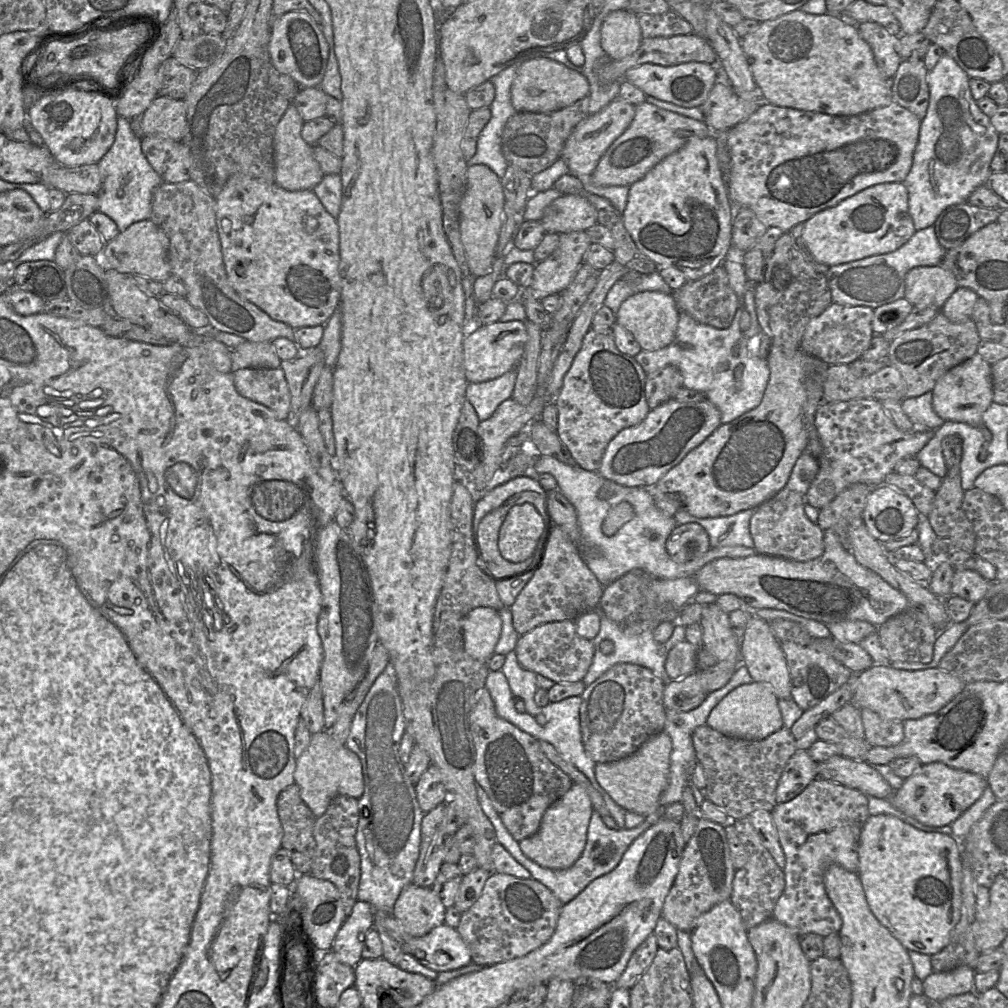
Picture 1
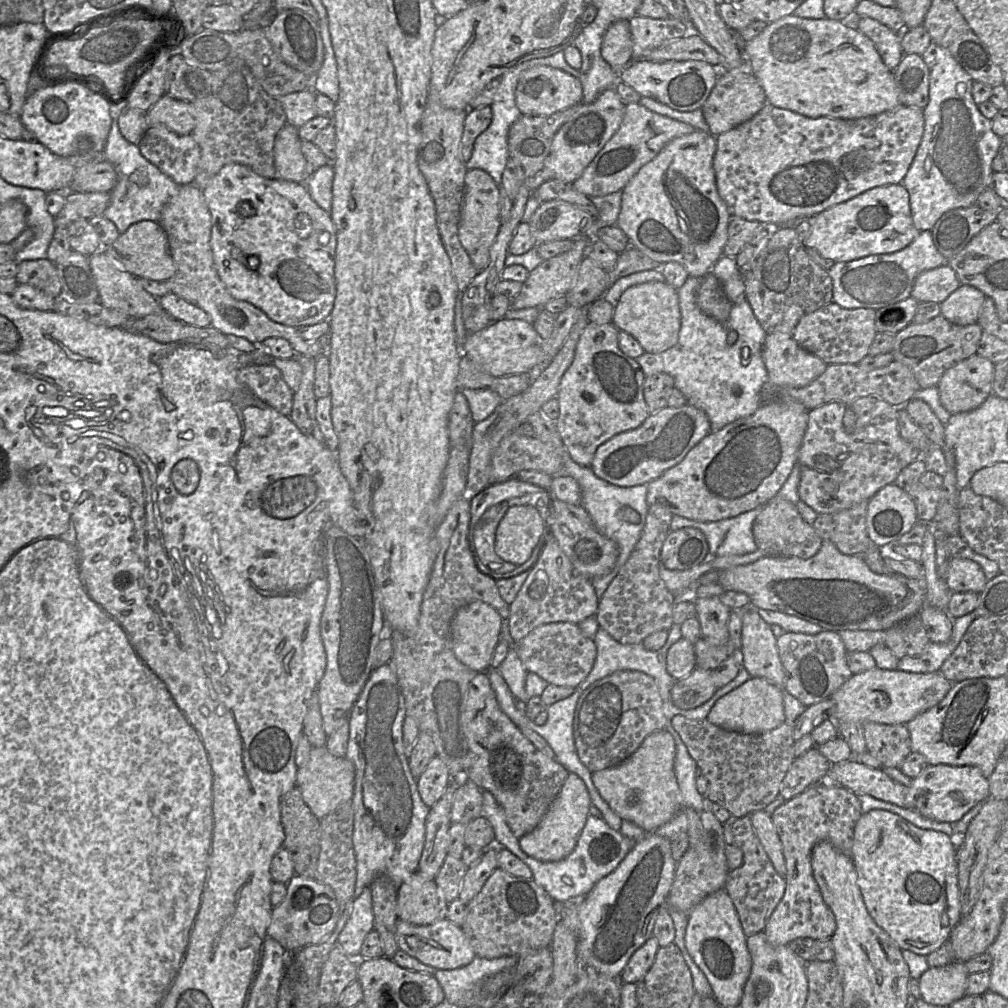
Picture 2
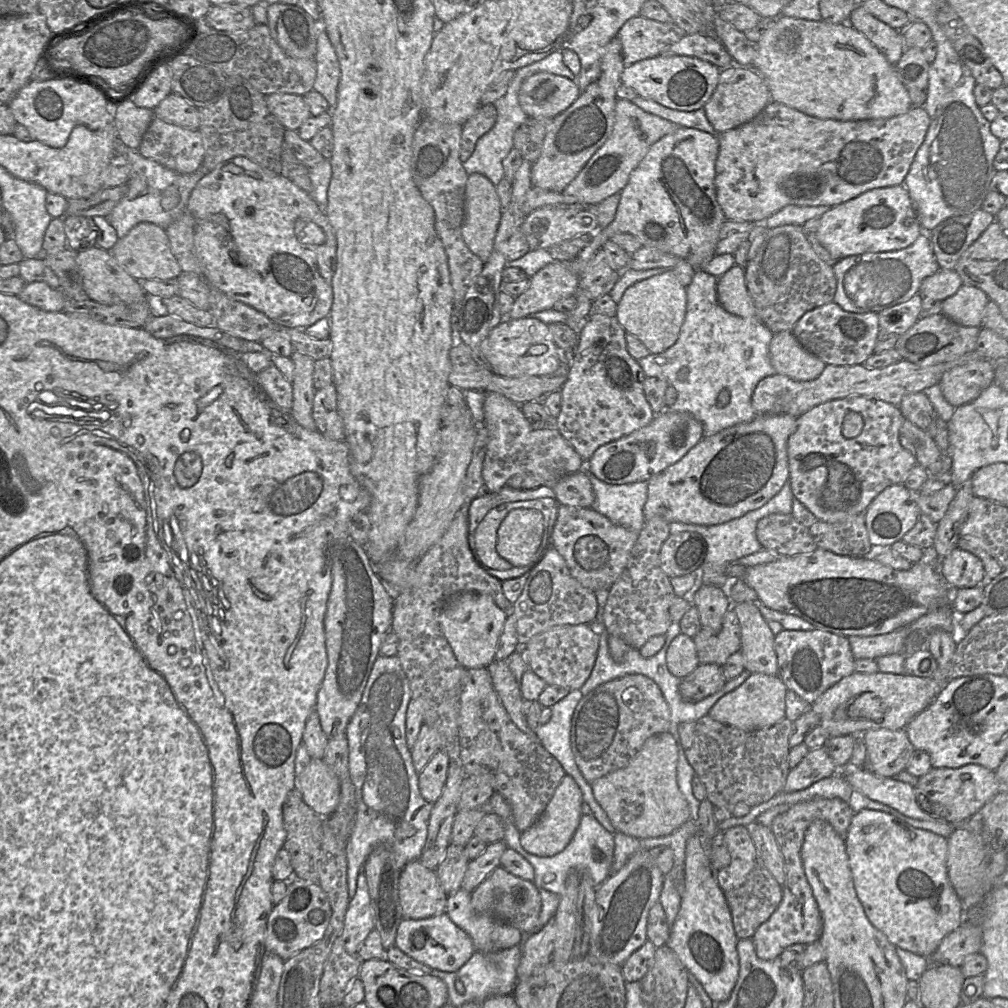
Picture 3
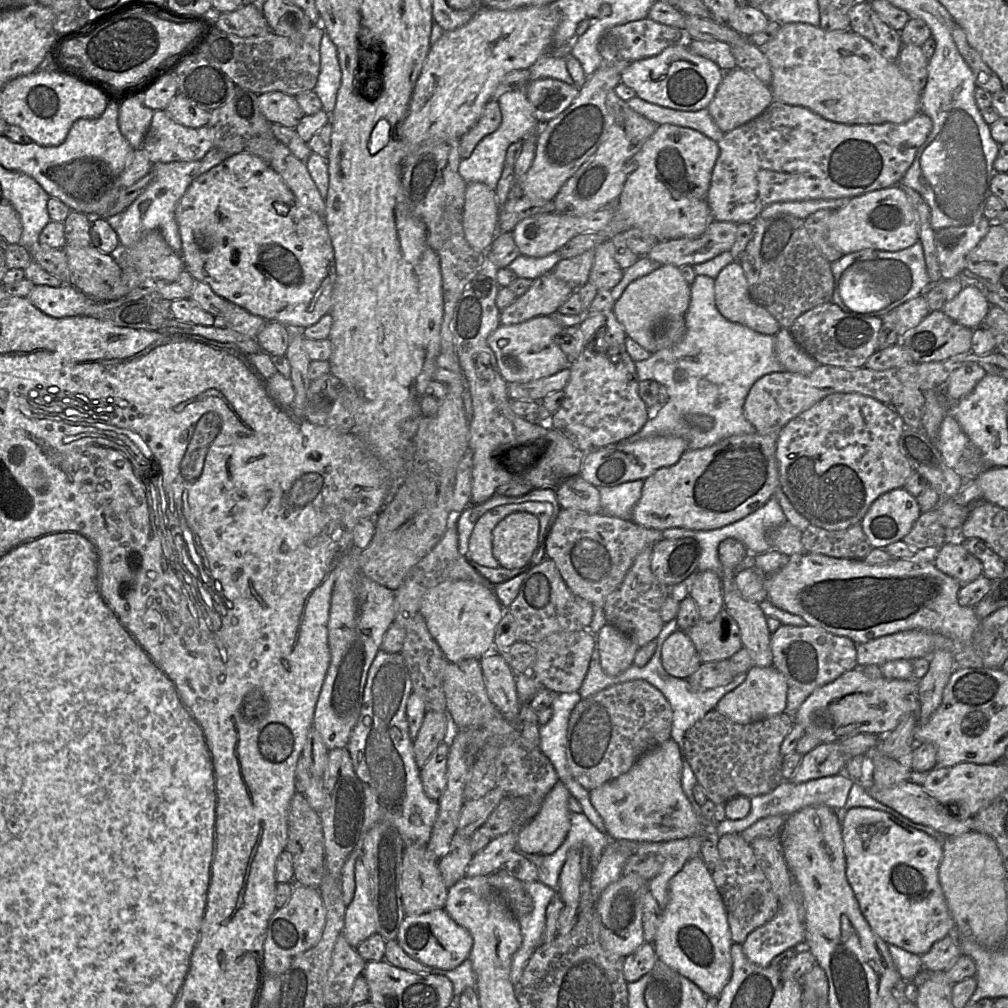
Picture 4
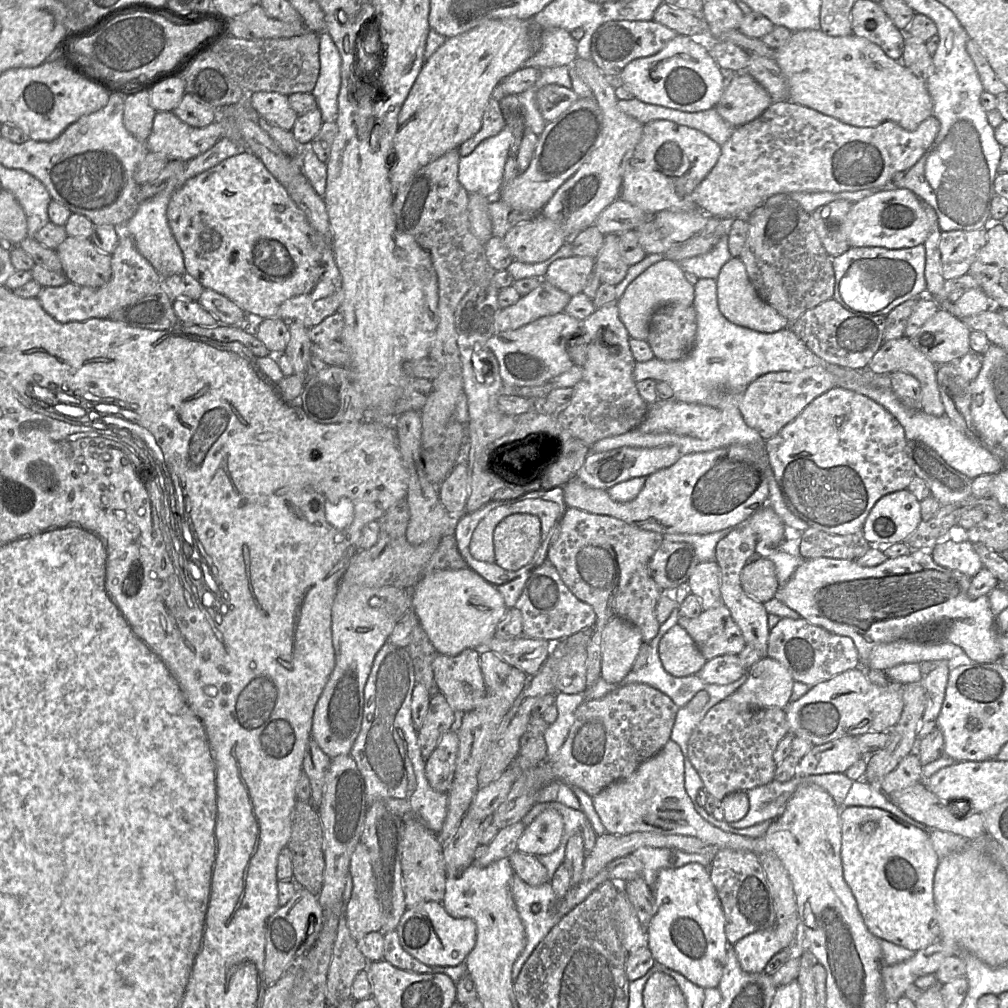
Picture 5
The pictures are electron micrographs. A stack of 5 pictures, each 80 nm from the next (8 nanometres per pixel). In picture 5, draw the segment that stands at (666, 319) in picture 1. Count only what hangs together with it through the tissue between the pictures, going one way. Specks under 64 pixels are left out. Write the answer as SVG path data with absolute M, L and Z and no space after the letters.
M668 258L651 265L625 289L622 297L616 301L619 318L633 339L647 340L649 324L654 312L667 304L693 305L694 286L684 277L677 262Z

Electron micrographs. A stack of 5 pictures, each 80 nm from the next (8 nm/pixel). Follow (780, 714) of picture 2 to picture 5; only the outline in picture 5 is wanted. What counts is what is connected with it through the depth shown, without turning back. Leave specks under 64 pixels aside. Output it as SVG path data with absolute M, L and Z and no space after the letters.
M762 657L748 669L746 681L728 698L738 710L767 707L776 707L784 710L790 703L794 682L789 671L777 660L770 657Z

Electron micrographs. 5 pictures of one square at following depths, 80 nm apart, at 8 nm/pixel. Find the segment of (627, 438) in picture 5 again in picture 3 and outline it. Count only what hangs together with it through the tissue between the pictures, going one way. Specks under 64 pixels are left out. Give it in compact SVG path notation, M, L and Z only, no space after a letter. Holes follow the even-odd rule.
M733 254L715 255L702 270L696 270L692 281L686 287L686 314L684 323L676 342L664 352L649 354L637 360L645 377L656 377L665 380L677 391L674 404L667 407L674 412L690 414L698 420L703 427L704 437L712 436L723 429L737 424L749 423L756 413L751 404L751 398L758 382L765 377L776 374L769 356L769 344L773 333L757 318L745 319L728 313L717 298L717 278L736 264ZM680 370L686 371L686 378L678 378ZM722 390L729 392L729 402L723 407L717 406L718 395Z

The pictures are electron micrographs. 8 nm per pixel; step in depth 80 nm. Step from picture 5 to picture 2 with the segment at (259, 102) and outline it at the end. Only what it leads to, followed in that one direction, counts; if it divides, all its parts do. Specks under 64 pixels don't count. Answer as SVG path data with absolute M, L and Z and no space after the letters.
M309 88L276 98L285 112L287 123L299 128L317 116L315 97L316 92Z

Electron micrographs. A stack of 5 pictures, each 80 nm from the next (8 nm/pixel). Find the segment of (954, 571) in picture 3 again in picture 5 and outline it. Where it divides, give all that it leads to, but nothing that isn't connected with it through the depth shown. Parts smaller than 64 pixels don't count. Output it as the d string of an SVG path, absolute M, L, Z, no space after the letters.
M943 539L932 547L930 556L939 566L957 570L969 578L975 576L983 567L974 544L968 541Z

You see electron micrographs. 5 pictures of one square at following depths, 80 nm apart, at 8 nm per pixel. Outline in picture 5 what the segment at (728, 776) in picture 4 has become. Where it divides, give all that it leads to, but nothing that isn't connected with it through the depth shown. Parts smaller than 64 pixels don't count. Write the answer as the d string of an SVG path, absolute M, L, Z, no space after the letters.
M729 698L714 705L693 730L688 741L688 758L700 776L704 789L721 801L728 794L753 789L774 780L777 764L773 753L778 743L789 733L783 709L776 707L738 710Z

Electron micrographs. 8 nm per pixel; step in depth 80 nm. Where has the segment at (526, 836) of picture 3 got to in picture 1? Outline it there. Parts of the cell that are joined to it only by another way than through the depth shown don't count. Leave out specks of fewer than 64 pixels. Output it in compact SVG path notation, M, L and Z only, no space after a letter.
M573 783L571 788L543 814L538 831L519 842L523 854L542 867L570 868L582 855L593 807L586 790Z

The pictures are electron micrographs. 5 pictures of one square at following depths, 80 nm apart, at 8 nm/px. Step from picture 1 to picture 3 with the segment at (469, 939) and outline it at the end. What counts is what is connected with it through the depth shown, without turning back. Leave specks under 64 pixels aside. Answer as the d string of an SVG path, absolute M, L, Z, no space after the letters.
M497 867L471 893L471 905L475 912L489 914L506 922L525 934L534 934L537 930L537 920L541 911L541 896L533 881L517 877L503 867Z

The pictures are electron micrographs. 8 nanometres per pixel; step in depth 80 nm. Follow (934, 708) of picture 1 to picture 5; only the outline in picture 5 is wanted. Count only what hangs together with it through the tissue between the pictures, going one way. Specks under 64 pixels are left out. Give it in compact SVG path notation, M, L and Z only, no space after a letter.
M855 667L809 688L807 693L784 709L789 734L808 741L812 746L821 745L841 737L857 737L868 732L889 732L897 723L903 707L902 687L896 682L878 686L869 681L865 668Z

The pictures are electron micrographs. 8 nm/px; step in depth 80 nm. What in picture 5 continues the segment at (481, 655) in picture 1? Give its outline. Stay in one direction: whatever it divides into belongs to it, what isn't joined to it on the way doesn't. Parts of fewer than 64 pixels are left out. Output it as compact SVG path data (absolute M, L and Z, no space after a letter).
M435 570L420 578L411 592L412 609L438 654L455 656L465 649L486 649L507 607L498 588L473 570Z

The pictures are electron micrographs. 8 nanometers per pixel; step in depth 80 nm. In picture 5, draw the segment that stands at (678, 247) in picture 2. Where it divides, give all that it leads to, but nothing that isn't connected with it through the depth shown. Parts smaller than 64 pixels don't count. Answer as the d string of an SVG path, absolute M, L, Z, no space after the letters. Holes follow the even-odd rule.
M668 120L643 124L642 137L626 164L619 198L649 216L658 212L701 211L692 200L696 187L710 173L721 147L703 132ZM591 257L561 258L549 265L543 279L574 296L582 292L594 268L595 259Z

